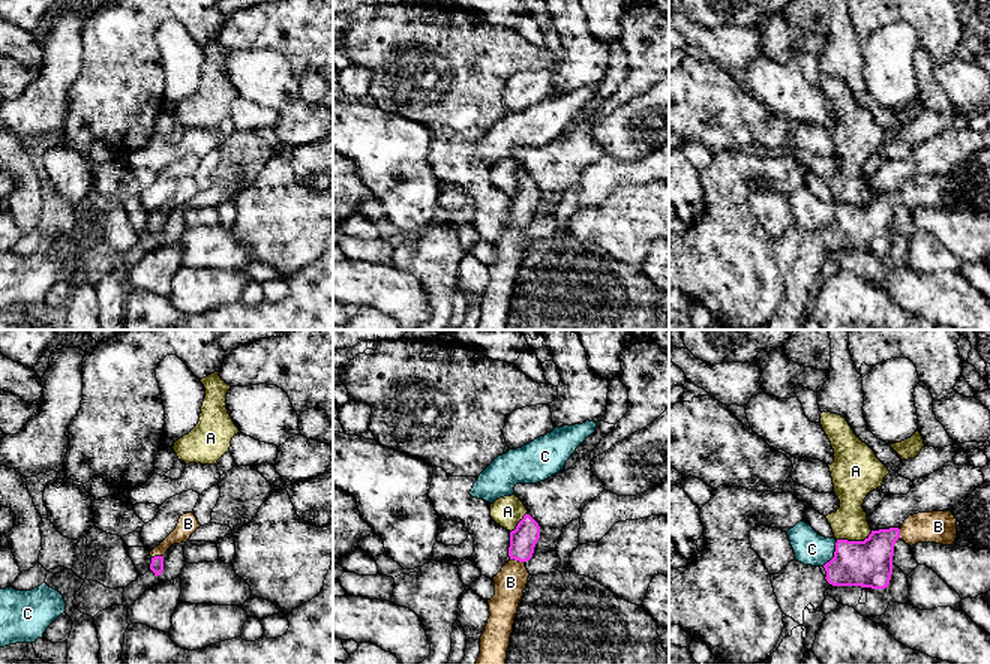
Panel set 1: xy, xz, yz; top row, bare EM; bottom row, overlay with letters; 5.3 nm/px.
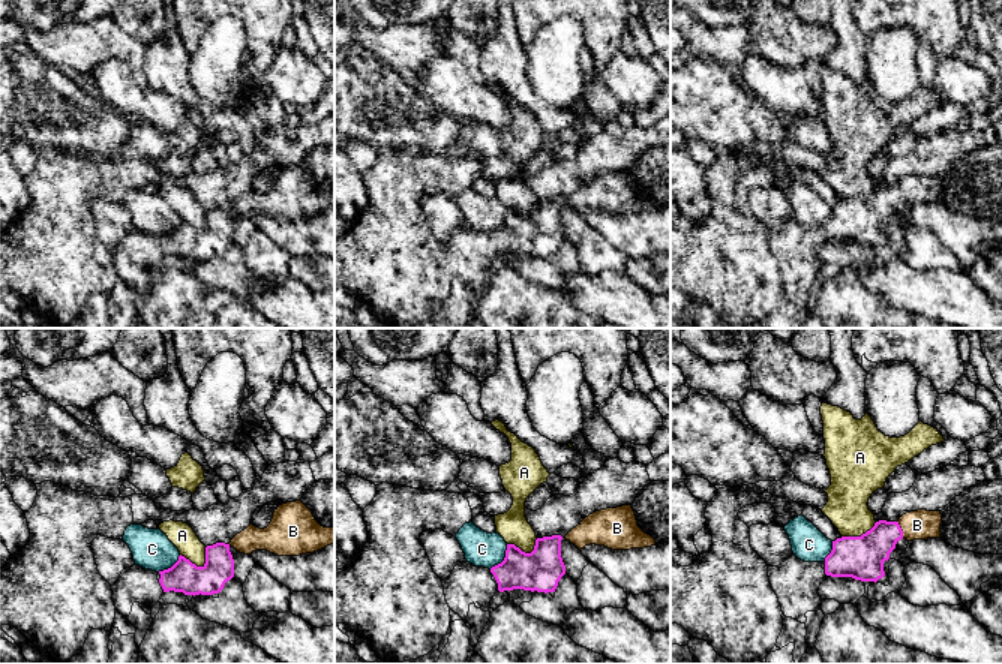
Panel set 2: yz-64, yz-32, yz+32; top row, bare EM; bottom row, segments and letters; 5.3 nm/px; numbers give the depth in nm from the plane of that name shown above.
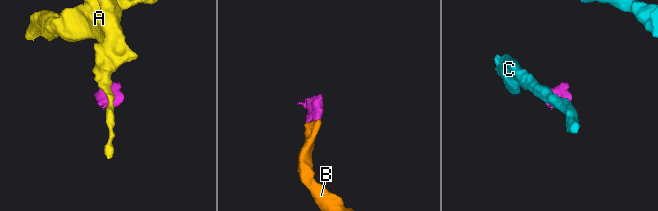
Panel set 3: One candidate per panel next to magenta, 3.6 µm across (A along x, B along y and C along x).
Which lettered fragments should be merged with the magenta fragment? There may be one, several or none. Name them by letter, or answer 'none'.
B

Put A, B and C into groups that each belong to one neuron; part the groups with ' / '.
A / B / C

